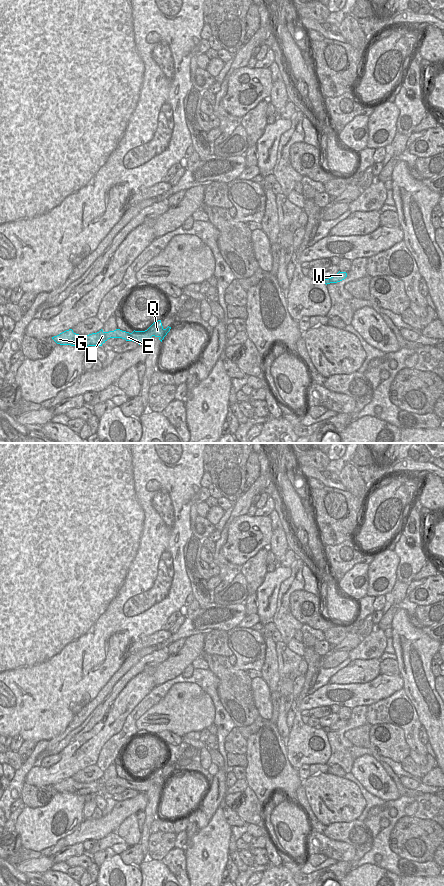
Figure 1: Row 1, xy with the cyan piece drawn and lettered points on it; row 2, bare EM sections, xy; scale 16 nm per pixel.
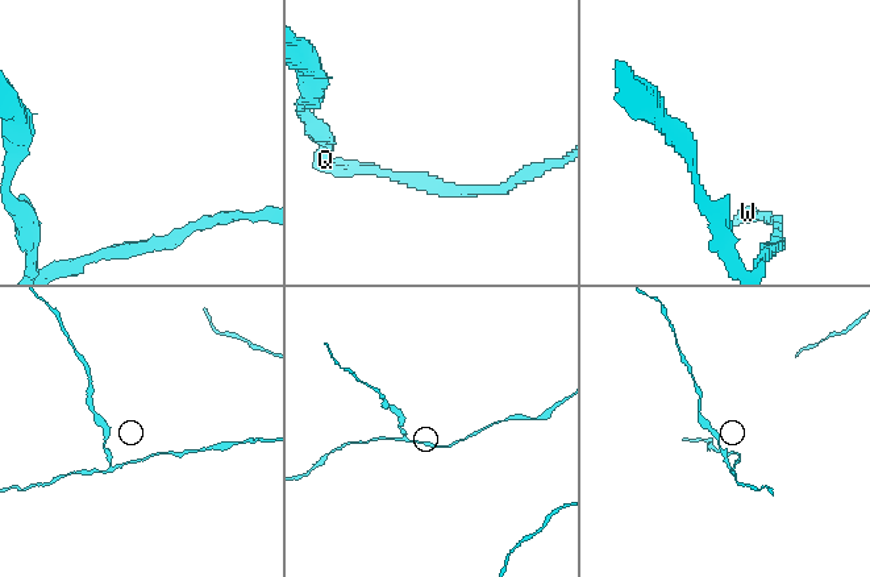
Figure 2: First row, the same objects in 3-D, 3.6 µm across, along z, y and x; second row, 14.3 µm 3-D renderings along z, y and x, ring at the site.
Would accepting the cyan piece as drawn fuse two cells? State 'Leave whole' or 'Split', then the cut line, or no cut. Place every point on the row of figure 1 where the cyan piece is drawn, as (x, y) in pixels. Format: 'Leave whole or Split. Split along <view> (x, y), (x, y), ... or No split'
Split. Split along xy (162, 327), (161, 339)

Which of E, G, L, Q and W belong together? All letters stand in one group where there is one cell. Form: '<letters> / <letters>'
E G L W / Q

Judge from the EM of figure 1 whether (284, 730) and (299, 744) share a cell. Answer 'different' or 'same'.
different

